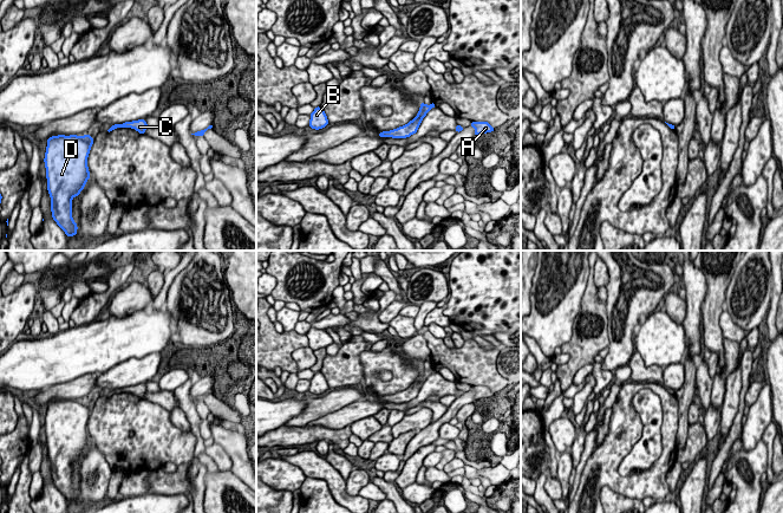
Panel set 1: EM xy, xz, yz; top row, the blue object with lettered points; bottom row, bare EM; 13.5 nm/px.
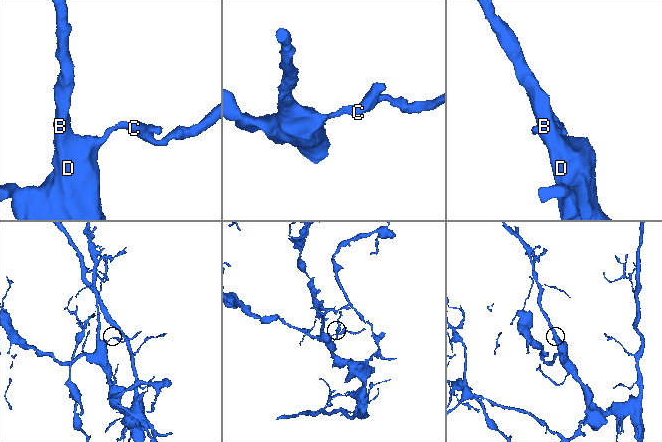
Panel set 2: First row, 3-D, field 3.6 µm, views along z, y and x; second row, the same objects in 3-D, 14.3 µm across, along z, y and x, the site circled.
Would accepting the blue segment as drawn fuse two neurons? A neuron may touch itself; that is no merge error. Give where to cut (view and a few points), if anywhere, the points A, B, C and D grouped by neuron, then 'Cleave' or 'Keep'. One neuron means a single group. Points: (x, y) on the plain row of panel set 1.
No split. Groups: A B C D. Keep

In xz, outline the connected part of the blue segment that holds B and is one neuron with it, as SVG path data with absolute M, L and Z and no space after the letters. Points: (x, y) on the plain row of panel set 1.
M320 371L315 372L309 382L311 385L308 390L315 395L322 394L329 388L325 376Z

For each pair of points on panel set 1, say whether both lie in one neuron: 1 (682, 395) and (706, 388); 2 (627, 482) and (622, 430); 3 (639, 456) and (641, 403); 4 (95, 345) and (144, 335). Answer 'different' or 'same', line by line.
1: different
2: same
3: same
4: same

